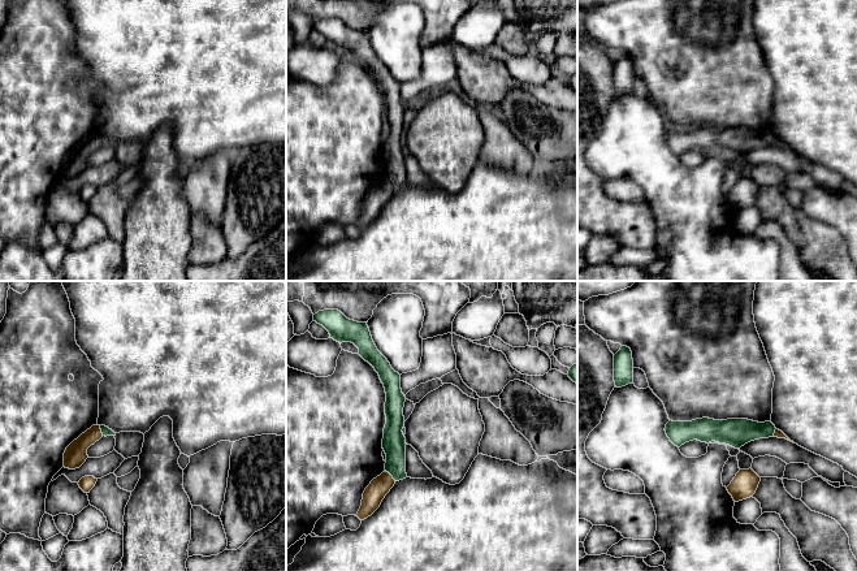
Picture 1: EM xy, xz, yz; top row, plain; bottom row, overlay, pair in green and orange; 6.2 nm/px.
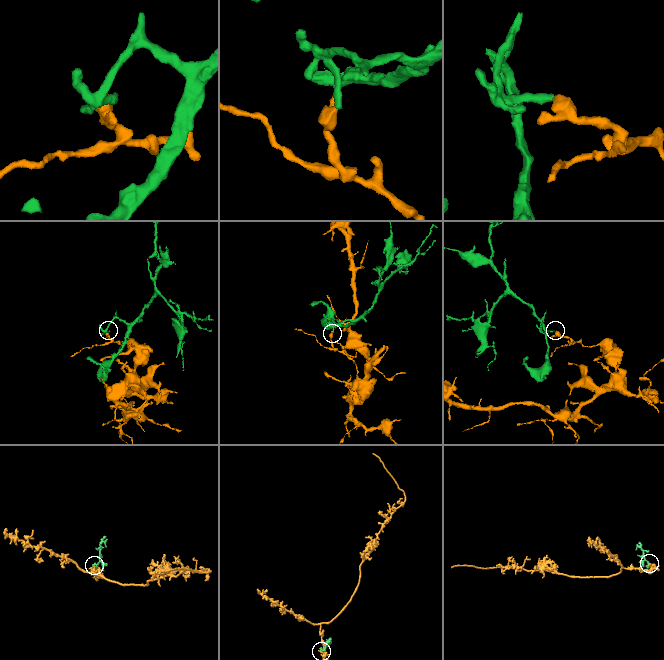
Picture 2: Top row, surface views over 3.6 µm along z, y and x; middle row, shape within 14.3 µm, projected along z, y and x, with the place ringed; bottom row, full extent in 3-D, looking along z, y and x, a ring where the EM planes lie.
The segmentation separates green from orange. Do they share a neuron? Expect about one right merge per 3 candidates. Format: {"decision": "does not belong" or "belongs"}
{"decision": "does not belong"}

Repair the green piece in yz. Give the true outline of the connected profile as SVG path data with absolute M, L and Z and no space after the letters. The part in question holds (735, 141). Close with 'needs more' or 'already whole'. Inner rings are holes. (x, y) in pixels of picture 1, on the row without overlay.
M709 126L692 130L670 129L665 137L667 146L678 156L697 148L706 152L715 150L735 157L740 157L754 148L772 146L775 138L771 130L758 131L748 127L714 129Z; already whole

